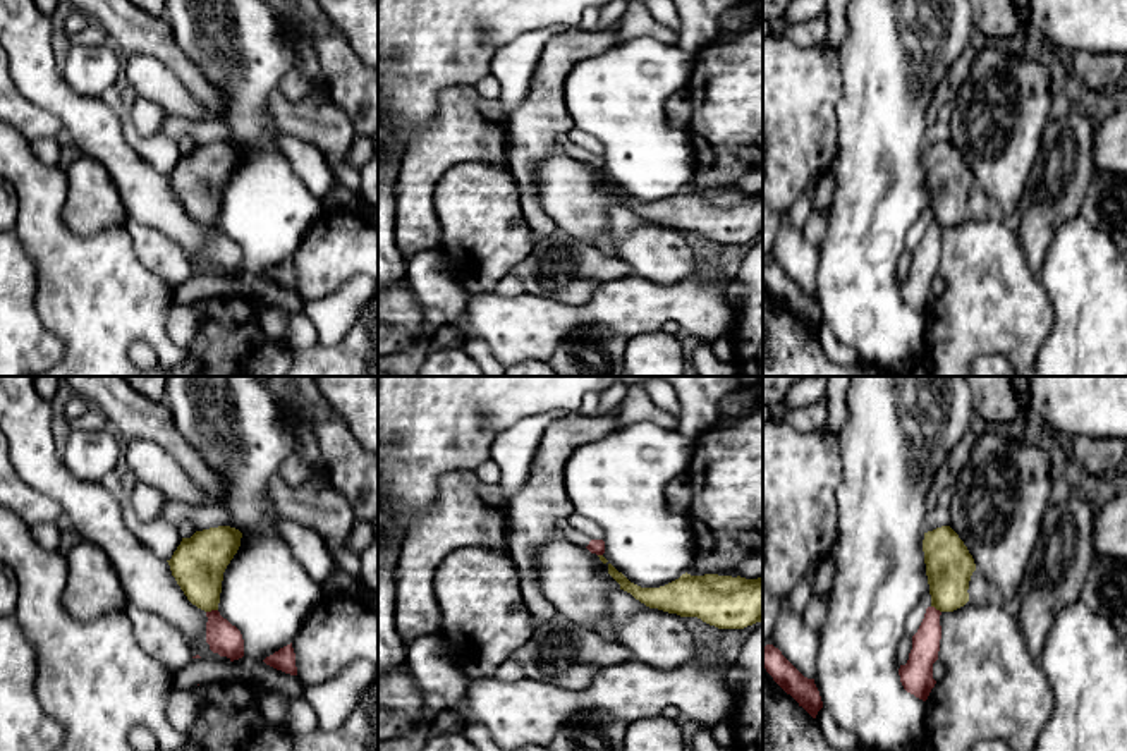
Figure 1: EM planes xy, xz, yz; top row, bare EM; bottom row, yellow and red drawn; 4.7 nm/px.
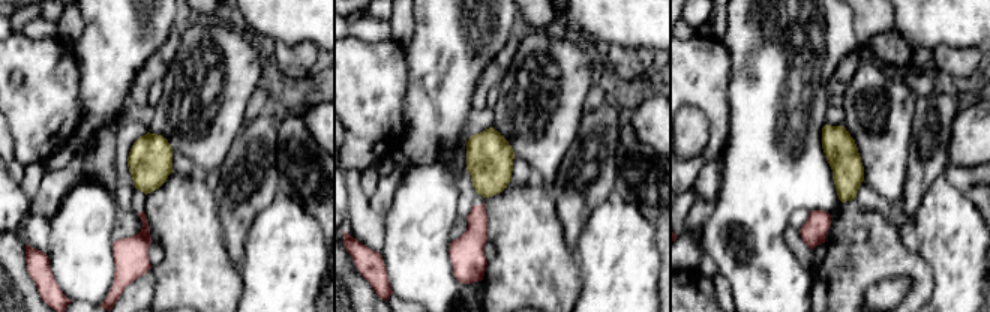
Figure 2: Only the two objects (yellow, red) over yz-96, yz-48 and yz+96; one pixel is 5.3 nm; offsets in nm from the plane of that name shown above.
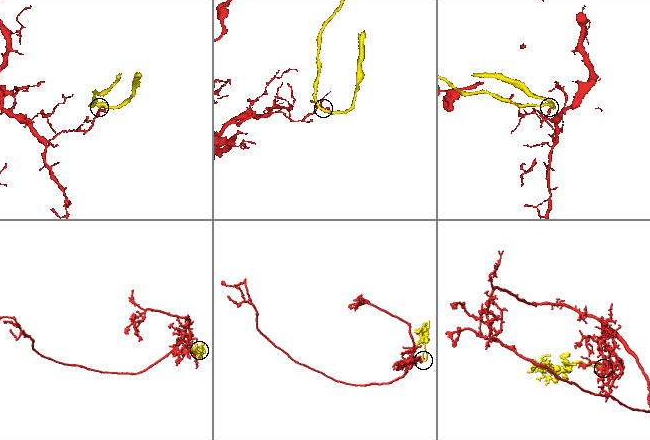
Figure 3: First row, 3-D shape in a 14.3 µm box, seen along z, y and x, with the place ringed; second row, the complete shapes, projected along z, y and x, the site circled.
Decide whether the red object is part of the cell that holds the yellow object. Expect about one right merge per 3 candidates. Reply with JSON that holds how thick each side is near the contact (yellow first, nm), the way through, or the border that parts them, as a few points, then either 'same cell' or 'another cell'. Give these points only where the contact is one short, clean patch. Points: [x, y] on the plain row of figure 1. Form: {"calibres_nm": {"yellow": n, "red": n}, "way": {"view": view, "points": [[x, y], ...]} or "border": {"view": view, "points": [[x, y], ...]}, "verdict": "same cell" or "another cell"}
{"calibres_nm": {"yellow": 260, "red": 150}, "border": {"view": "xy", "points": [[217, 224], [207, 227]]}, "verdict": "another cell"}

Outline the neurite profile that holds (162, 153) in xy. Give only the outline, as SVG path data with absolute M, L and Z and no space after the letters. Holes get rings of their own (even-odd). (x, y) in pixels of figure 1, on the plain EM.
M124 115L122 120L122 132L127 144L161 175L170 175L182 156L182 151L174 139L160 134L143 137L127 115Z

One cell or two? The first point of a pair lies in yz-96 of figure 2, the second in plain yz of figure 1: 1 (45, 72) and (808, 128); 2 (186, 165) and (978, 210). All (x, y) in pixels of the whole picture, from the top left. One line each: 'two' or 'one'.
1: one
2: one

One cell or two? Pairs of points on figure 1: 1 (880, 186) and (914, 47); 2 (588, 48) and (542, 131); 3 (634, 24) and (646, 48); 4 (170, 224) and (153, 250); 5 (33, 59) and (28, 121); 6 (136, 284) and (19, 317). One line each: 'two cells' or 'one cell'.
1: one cell
2: one cell
3: two cells
4: two cells
5: two cells
6: two cells

